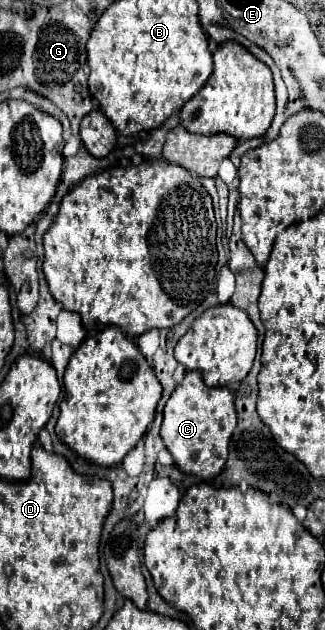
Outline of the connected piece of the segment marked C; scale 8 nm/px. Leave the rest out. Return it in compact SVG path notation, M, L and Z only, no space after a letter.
M187 371L163 409L161 439L181 473L191 473L205 481L219 475L225 467L227 447L235 423L233 393L227 387L207 387L199 371Z

